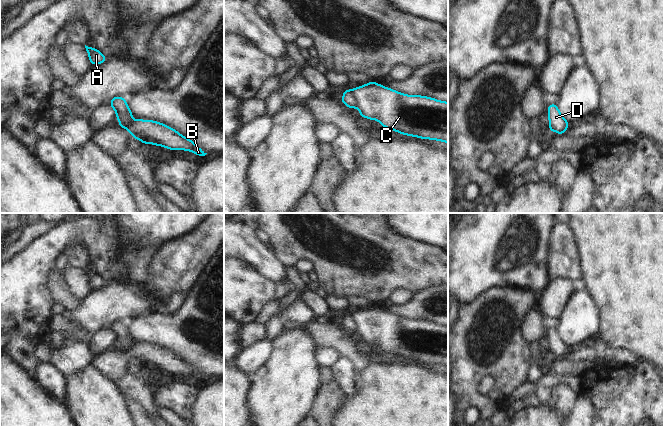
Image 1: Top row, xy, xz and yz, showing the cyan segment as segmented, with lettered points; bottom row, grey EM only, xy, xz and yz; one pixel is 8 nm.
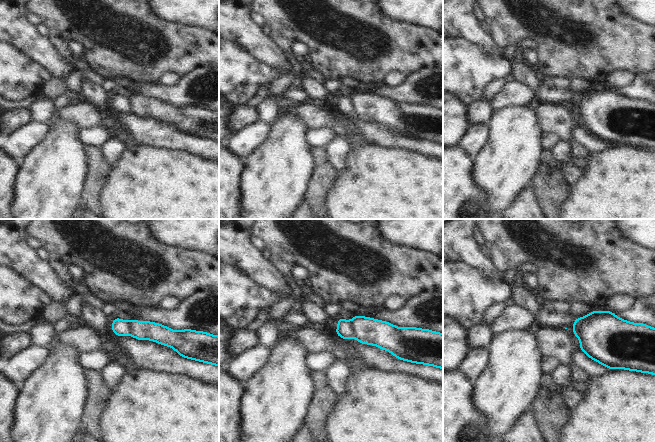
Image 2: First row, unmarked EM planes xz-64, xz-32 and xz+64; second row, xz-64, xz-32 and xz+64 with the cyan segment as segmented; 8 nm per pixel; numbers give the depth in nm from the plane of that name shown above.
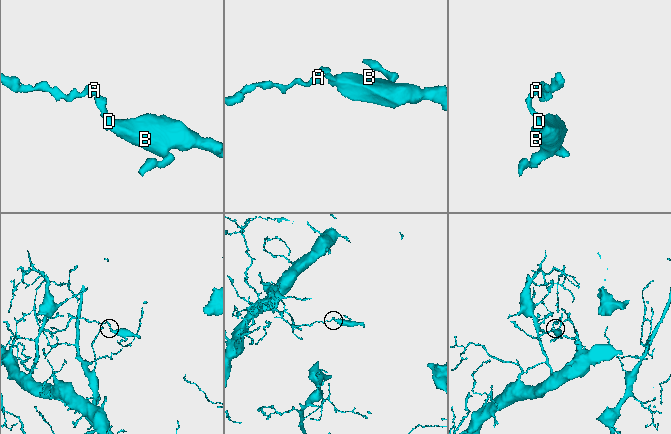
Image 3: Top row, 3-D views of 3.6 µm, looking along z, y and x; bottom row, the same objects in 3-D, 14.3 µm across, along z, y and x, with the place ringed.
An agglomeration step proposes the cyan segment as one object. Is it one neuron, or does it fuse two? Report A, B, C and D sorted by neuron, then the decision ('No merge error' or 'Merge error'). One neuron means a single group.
Groups: A D / B C. Merge error.

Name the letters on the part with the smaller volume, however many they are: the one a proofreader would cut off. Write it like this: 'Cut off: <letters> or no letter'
Cut off: B, C

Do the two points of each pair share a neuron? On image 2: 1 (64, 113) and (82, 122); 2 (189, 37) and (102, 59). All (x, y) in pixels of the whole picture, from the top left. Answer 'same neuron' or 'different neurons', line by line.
1: same neuron
2: same neuron

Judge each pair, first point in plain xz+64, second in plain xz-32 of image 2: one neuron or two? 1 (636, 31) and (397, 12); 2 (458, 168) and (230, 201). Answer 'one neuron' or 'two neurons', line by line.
1: two neurons
2: one neuron

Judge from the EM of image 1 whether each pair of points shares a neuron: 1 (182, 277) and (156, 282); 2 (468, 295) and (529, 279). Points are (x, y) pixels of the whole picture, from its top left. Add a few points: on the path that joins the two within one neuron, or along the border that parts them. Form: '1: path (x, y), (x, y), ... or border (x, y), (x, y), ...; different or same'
1: path (176, 277), (166, 277), (162, 281); same
2: path (483, 280), (486, 277), (514, 277); same

